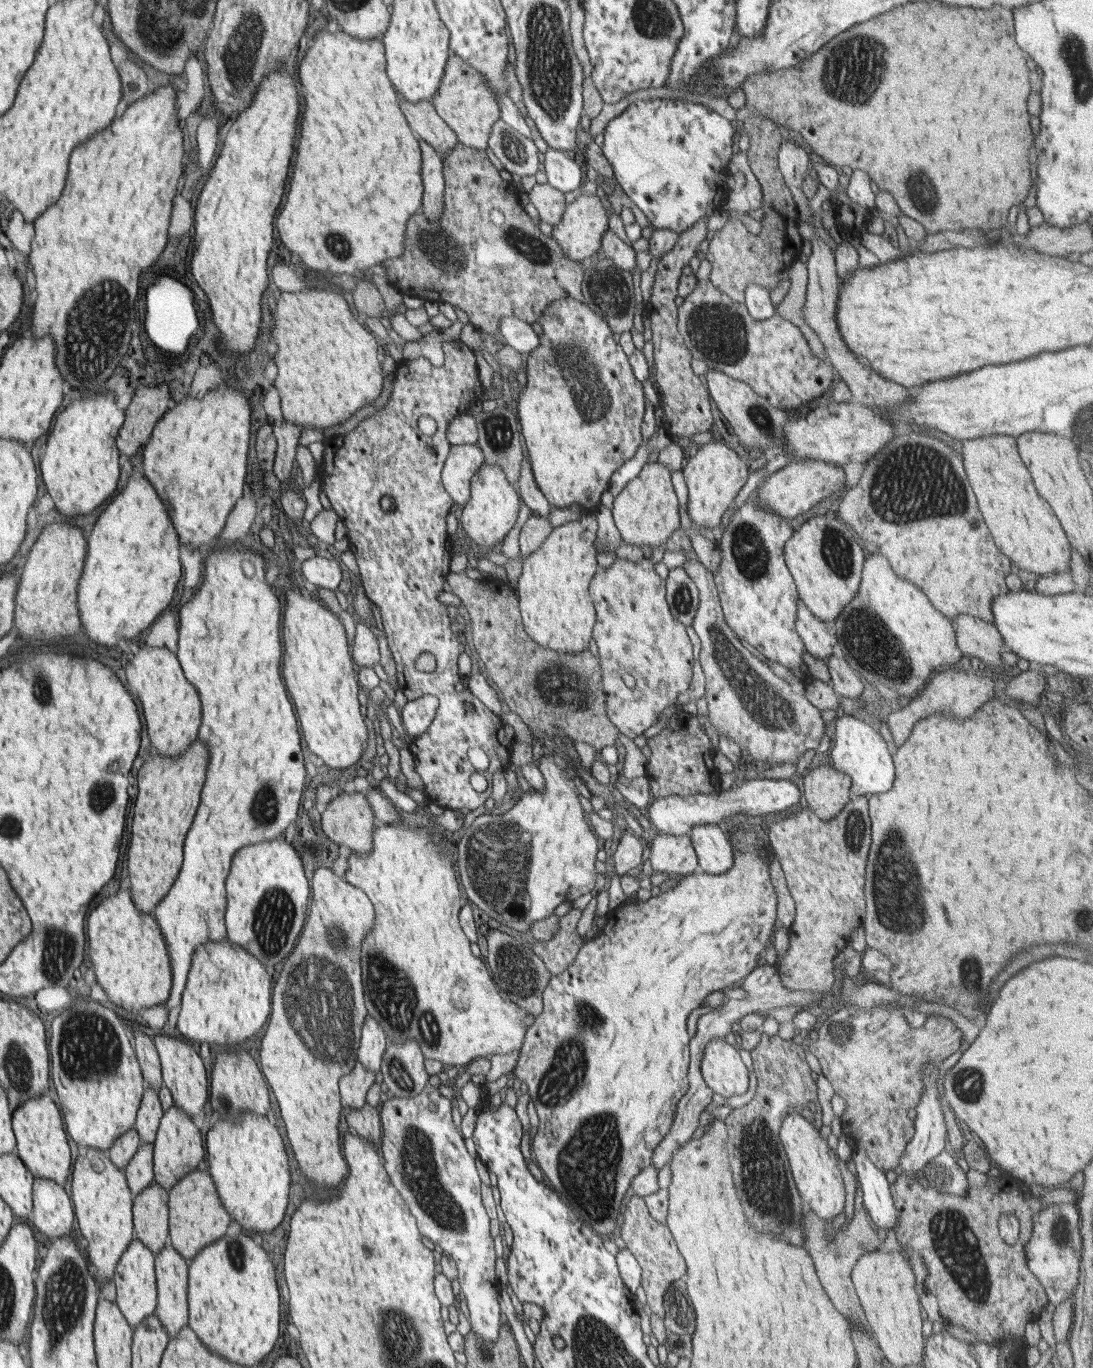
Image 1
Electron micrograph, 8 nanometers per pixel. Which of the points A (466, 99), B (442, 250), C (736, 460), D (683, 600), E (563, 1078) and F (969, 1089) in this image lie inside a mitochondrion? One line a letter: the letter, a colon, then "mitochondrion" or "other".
A: other
B: mitochondrion
C: other
D: mitochondrion
E: mitochondrion
F: mitochondrion

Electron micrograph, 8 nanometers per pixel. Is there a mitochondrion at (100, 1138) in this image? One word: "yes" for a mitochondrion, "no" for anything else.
no

